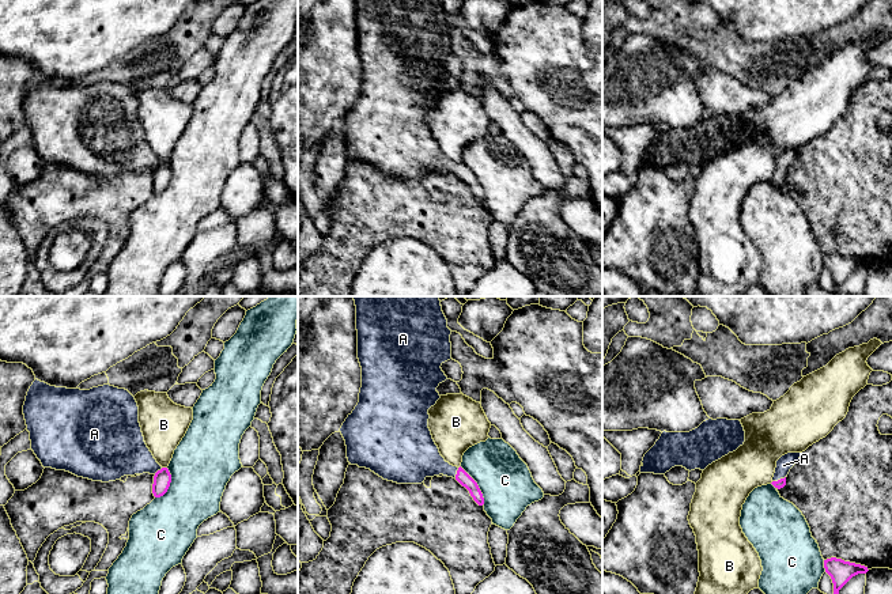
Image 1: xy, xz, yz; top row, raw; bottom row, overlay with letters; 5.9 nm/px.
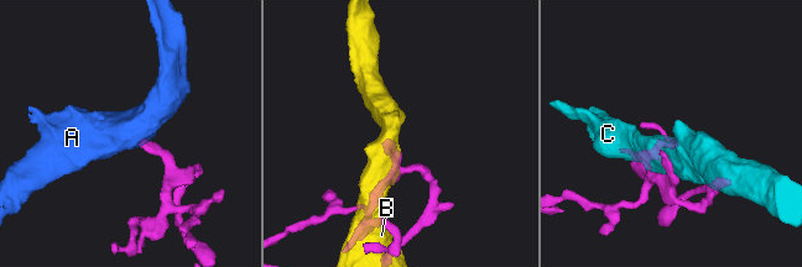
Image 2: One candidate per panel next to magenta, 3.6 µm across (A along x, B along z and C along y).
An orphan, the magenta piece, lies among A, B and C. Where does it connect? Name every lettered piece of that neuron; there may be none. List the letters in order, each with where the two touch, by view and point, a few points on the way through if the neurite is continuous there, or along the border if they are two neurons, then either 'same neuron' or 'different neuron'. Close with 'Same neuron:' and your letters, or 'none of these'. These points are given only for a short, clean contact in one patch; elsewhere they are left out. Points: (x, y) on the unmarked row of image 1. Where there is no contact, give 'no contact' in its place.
A: contact xz (457, 169); way xz (462, 173), (457, 169), (419, 152); same neuron
B: contact xy (165, 163); different neuron
C: contact xz (477, 181); different neuron
Same neuron: A

